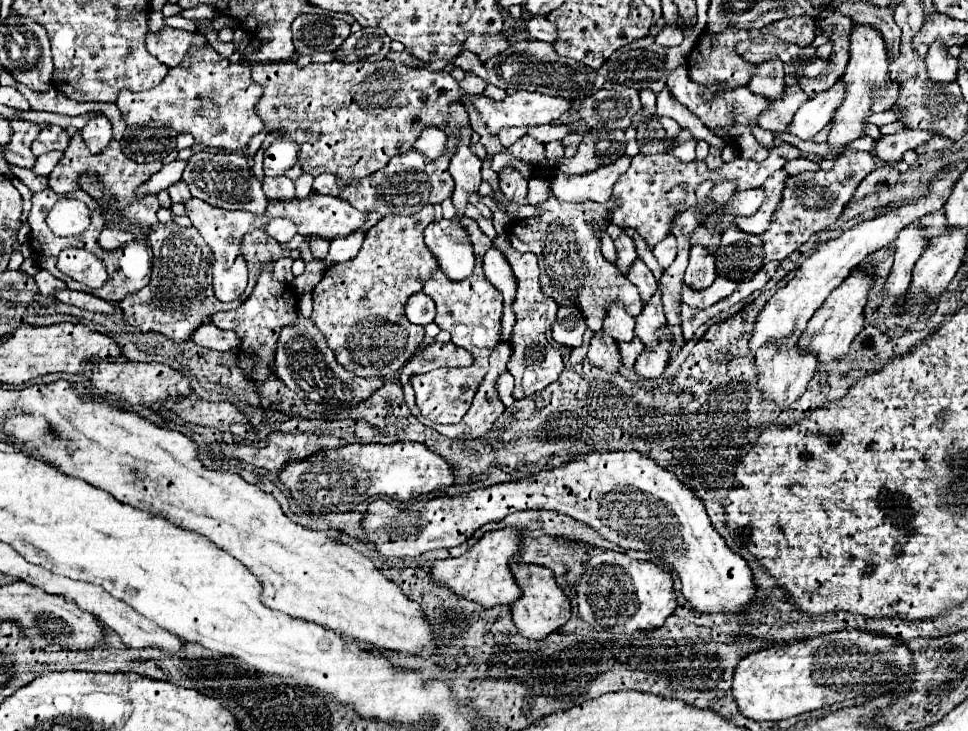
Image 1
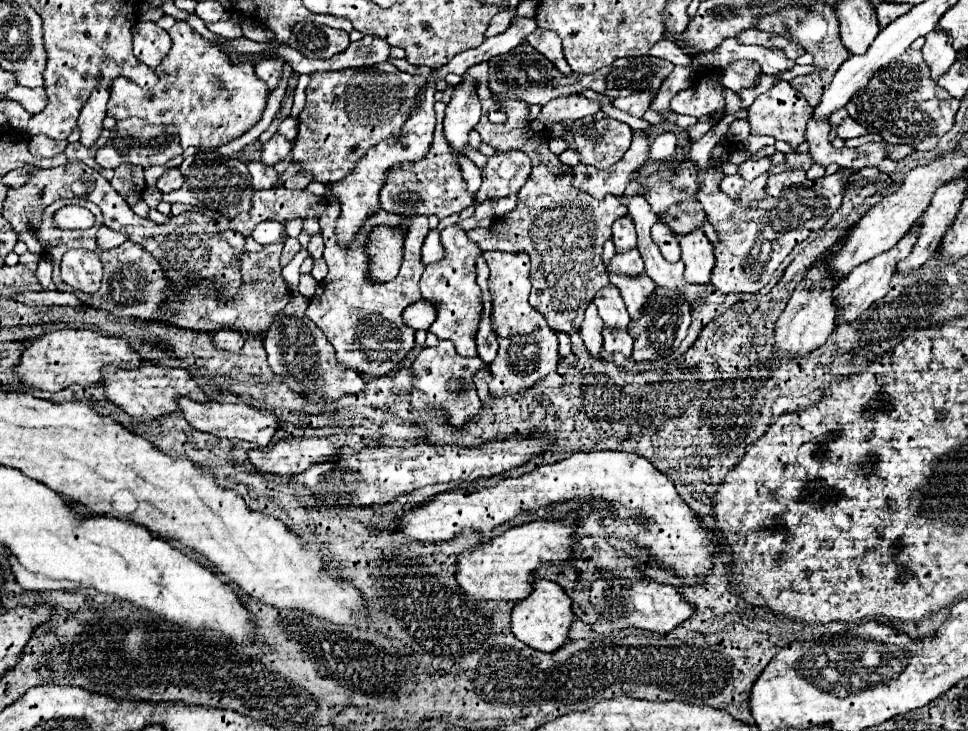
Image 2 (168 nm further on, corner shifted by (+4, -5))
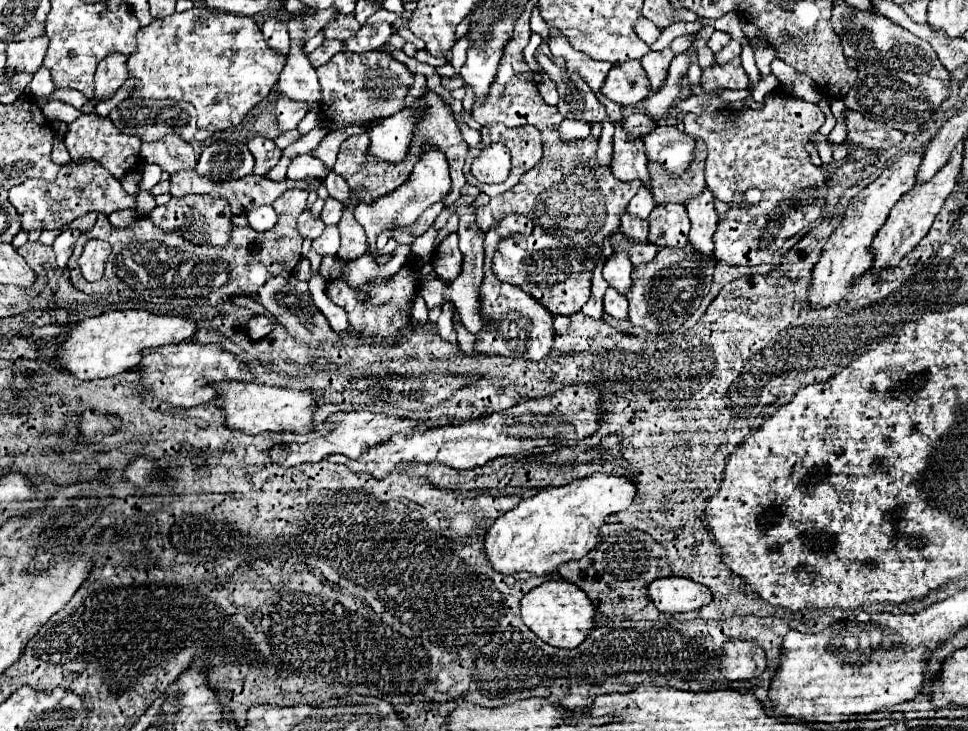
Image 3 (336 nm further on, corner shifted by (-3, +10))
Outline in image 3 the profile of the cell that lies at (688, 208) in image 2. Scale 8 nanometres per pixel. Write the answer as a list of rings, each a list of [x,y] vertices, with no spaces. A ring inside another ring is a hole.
[[[697,141],[695,159],[681,177],[669,177],[659,165],[649,163],[655,201],[657,203],[681,203],[681,205],[685,205],[687,201],[691,201],[691,197],[699,197],[699,193],[703,193],[703,187],[705,187],[703,163],[705,163],[703,141]]]

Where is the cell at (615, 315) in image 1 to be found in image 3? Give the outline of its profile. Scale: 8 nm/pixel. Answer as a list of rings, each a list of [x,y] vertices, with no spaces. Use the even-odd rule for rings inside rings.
[[[625,251],[621,253],[613,253],[603,267],[603,279],[609,283],[609,287],[613,287],[617,293],[627,293],[627,289],[631,289],[633,281],[631,281],[631,271],[633,265],[629,261],[629,255]]]

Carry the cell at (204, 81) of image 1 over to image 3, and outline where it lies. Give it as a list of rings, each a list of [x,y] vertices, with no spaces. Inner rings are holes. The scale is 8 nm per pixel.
[[[191,9],[185,13],[173,13],[169,17],[155,19],[149,27],[139,29],[137,51],[127,59],[129,77],[137,81],[131,97],[189,101],[197,109],[197,127],[207,131],[237,125],[257,103],[267,99],[283,67],[285,57],[273,53],[267,47],[261,27],[253,17],[219,13],[209,9]]]

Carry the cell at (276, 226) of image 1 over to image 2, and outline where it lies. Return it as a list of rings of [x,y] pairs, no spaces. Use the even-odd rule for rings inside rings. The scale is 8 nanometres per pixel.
[[[260,222],[254,228],[252,238],[258,244],[270,244],[270,242],[276,242],[282,234],[284,234],[284,230],[282,230],[282,224],[280,222]]]

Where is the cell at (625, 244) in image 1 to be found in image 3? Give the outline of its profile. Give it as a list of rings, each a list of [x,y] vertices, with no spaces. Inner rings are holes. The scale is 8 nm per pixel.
[[[641,187],[641,189],[637,191],[637,195],[629,201],[629,205],[627,205],[627,213],[633,215],[633,217],[639,217],[639,219],[647,219],[655,205],[657,205],[657,203],[655,203],[653,195],[651,195],[645,187]]]

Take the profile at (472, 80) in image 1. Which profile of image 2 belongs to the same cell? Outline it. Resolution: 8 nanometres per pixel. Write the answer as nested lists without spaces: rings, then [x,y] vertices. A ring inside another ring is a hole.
[[[488,60],[482,64],[472,66],[466,76],[474,76],[478,80],[478,96],[482,102],[482,118],[476,124],[476,132],[480,134],[482,142],[492,146],[494,150],[516,150],[520,148],[522,152],[526,152],[532,162],[534,162],[534,172],[530,176],[530,180],[520,188],[518,192],[518,204],[510,214],[504,214],[500,218],[494,218],[490,228],[474,228],[468,230],[468,238],[474,240],[478,244],[478,248],[484,250],[518,250],[518,252],[526,252],[532,260],[532,268],[530,268],[530,282],[532,282],[532,292],[530,292],[530,306],[536,308],[548,322],[548,326],[552,326],[552,330],[556,332],[578,332],[582,320],[584,320],[584,310],[586,306],[592,302],[596,288],[604,288],[604,284],[608,284],[608,272],[606,266],[602,262],[602,246],[606,240],[612,238],[612,224],[628,214],[628,208],[620,204],[620,200],[616,196],[606,196],[604,200],[594,200],[592,196],[588,196],[586,192],[578,190],[572,186],[572,178],[574,178],[574,170],[570,166],[566,166],[556,154],[552,154],[548,150],[548,138],[544,136],[544,126],[538,120],[528,120],[528,104],[524,104],[522,100],[502,100],[496,102],[494,94],[488,88]],[[498,110],[506,114],[506,122],[504,124],[492,124],[488,120],[488,112]]]

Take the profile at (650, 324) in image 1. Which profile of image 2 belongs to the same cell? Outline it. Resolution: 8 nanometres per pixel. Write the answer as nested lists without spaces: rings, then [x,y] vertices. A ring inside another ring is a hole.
[[[646,272],[638,274],[638,276],[624,276],[624,274],[610,274],[610,282],[618,286],[630,318],[634,320],[636,316],[640,316],[640,308],[644,308],[644,300],[648,294],[652,294],[652,288],[656,288],[656,284],[652,284],[650,276]]]

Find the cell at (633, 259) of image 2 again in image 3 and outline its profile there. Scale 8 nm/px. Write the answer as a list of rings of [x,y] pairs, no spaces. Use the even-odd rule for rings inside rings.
[[[623,215],[621,217],[621,233],[633,241],[633,243],[647,243],[647,229],[649,229],[649,223],[643,221],[643,219],[637,219],[637,217],[631,217],[631,215]]]

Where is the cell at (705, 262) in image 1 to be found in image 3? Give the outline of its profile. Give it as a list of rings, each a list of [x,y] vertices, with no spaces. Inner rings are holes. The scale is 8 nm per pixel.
[[[705,189],[699,197],[691,199],[687,203],[687,213],[691,219],[691,231],[689,231],[689,243],[695,251],[699,251],[705,257],[713,255],[713,233],[717,225],[717,211],[713,207],[713,193]]]

